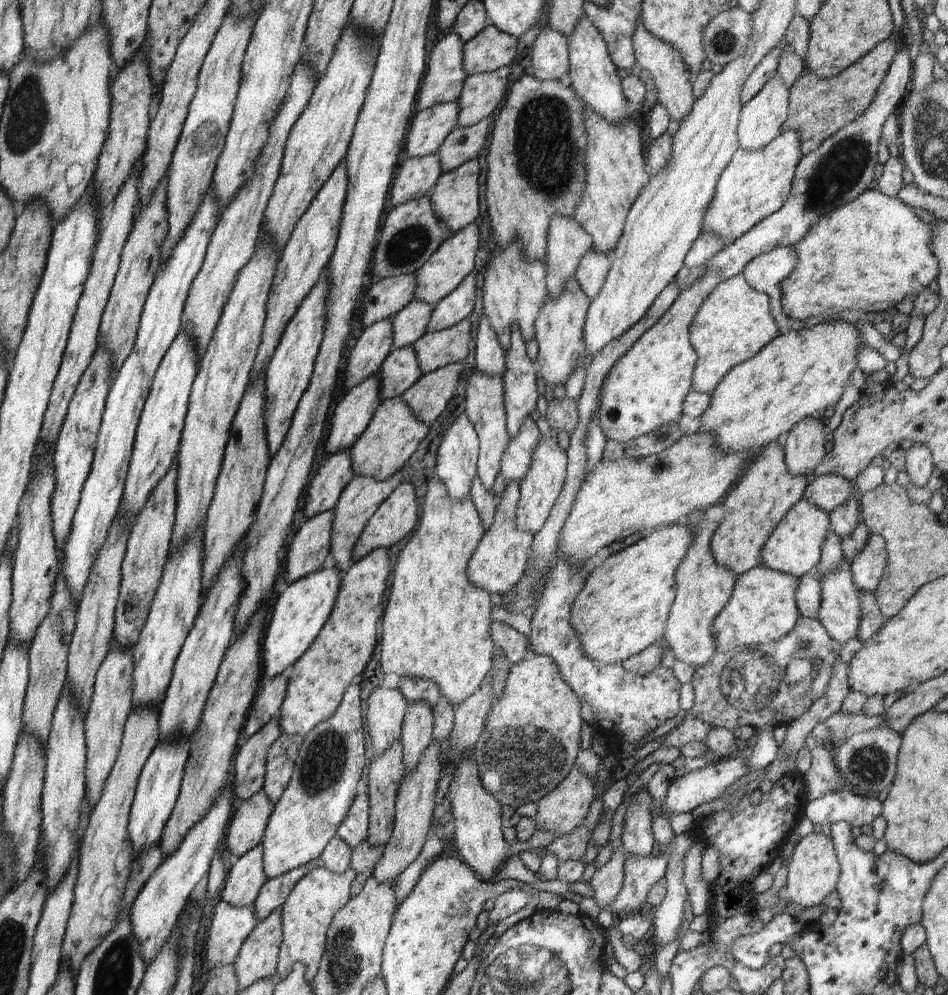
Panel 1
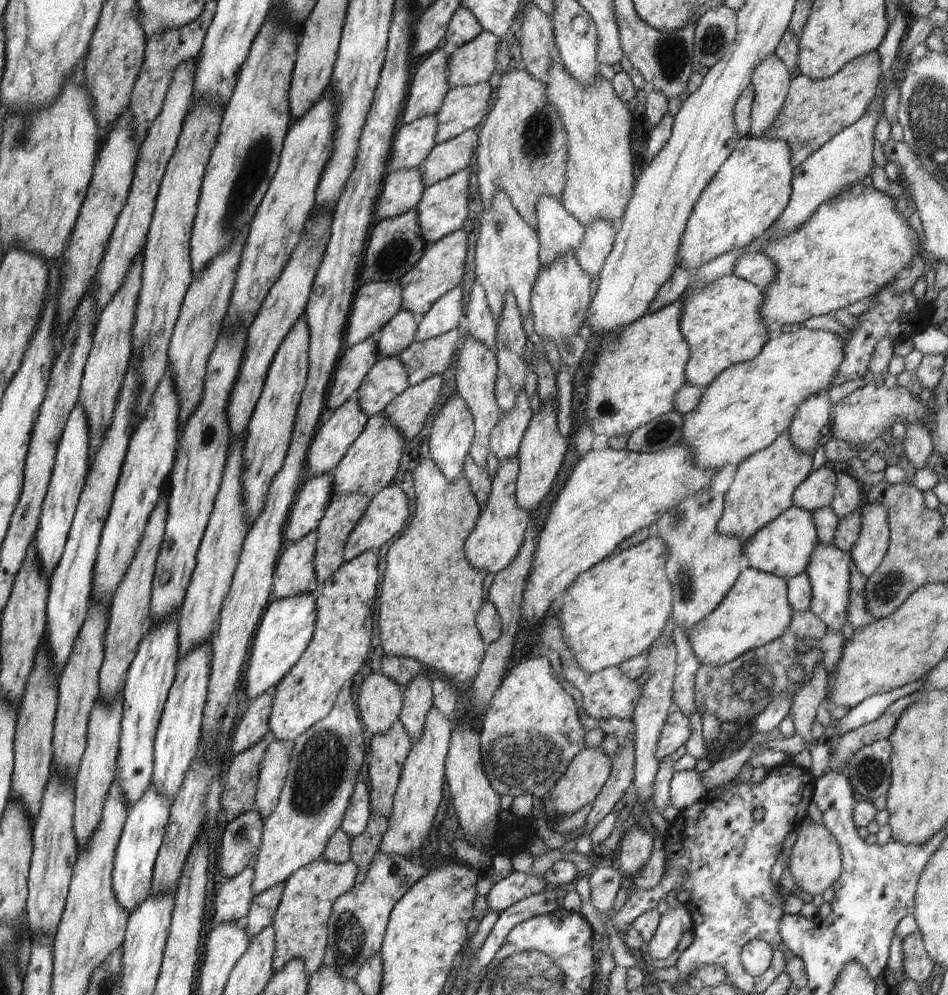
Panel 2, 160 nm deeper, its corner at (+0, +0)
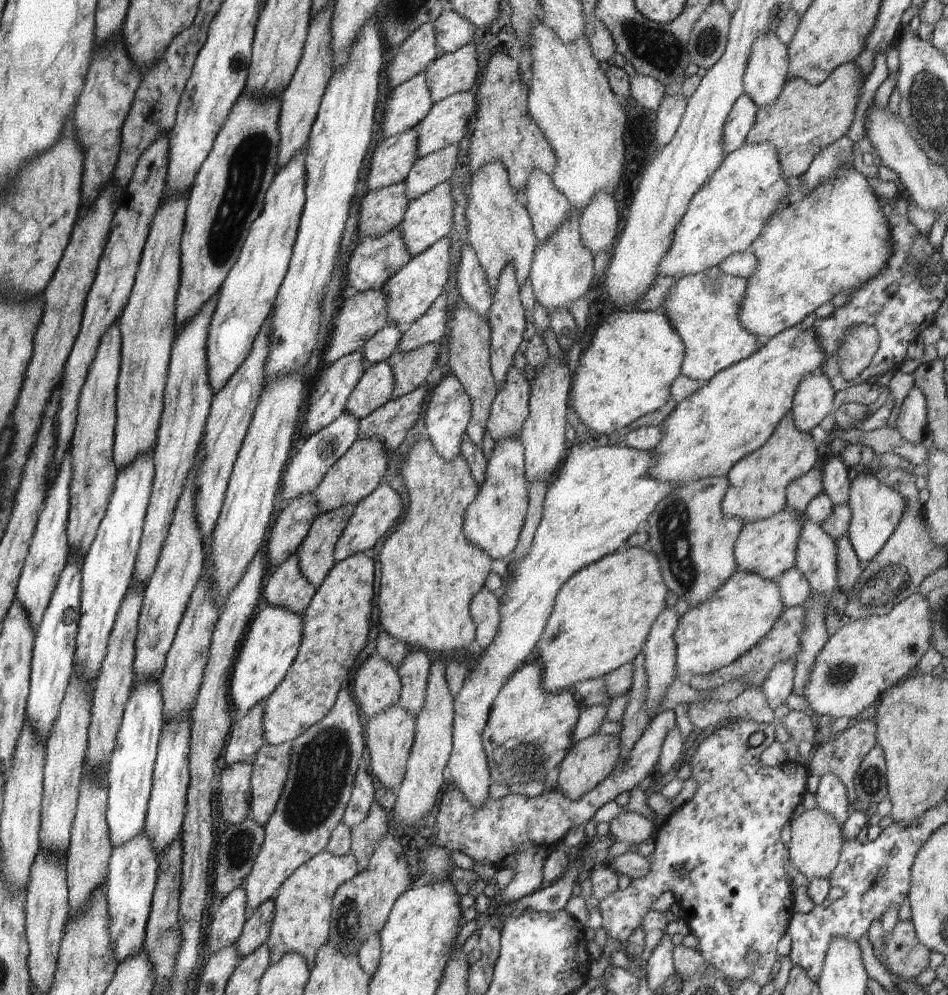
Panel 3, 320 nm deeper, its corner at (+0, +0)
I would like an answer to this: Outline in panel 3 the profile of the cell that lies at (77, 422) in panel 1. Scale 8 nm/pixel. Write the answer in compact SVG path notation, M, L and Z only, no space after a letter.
M68 450L62 459L61 465L58 467L56 478L54 479L54 482L50 486L50 490L48 490L47 496L44 499L44 508L39 514L37 525L35 526L35 531L31 540L31 545L23 569L21 570L15 592L15 600L18 601L22 605L22 608L27 612L29 623L31 624L34 632L38 630L38 627L42 622L44 611L48 608L48 604L50 604L50 599L56 590L56 585L58 584L61 572L66 566L68 560L69 542L66 536L66 525L68 522L69 513L69 486L71 481L71 472L71 454Z

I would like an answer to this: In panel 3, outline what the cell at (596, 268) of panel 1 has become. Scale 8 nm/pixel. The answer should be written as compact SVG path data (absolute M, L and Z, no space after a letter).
M606 191L597 192L597 195L590 199L590 202L586 205L586 208L580 212L579 218L579 231L581 239L586 245L586 248L591 250L593 256L598 252L610 252L612 246L615 244L620 232L621 226L619 225L619 218L617 215L618 206L616 195L607 193Z

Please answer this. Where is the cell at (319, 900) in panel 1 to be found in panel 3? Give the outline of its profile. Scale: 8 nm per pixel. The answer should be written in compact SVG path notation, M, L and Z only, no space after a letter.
M323 850L304 864L301 864L277 890L273 897L275 915L271 922L267 945L271 964L276 964L286 953L304 956L308 968L312 970L316 951L329 940L330 915L336 889L359 873L357 860L352 853L334 856Z

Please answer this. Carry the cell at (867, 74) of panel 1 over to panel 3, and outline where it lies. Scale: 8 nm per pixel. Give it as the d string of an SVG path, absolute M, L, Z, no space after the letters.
M853 62L836 68L818 86L809 85L801 78L790 77L780 96L771 105L757 106L755 121L745 143L770 143L777 150L783 177L789 181L796 180L808 170L821 150L846 135L854 120L862 84L864 78Z

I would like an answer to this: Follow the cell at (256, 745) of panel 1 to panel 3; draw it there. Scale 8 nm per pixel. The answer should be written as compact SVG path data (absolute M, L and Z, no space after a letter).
M246 763L226 766L221 772L220 812L230 825L240 824L250 816L250 781L252 767Z

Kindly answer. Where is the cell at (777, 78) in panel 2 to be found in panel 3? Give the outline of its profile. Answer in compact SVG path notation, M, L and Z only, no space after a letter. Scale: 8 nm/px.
M777 33L757 36L752 45L743 76L745 93L758 107L771 105L780 96L783 86L790 79L787 46L780 42Z

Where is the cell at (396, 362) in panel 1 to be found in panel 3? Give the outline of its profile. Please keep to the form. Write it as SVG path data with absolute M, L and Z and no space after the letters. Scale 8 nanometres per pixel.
M386 361L370 364L348 397L345 410L361 420L392 399L394 389L391 366Z

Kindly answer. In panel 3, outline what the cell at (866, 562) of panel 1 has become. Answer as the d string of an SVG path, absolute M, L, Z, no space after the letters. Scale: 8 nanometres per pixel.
M857 469L853 472L847 505L851 510L851 519L847 537L860 560L872 560L888 542L905 513L905 498L883 482L880 482L873 470Z

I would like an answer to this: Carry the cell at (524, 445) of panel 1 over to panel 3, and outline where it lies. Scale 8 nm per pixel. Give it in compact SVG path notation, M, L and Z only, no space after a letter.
M508 367L506 380L498 387L486 423L494 440L518 437L529 413L530 381L520 369Z

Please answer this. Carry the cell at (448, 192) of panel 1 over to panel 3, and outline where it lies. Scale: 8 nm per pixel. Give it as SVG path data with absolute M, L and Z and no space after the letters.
M446 181L437 184L424 196L419 196L408 203L402 222L399 225L401 226L404 246L411 257L418 256L440 239L449 236L453 227L453 210L456 196L457 192Z

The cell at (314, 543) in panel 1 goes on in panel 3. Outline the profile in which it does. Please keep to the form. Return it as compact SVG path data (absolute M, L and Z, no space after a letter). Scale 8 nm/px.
M294 553L266 577L263 594L268 605L302 614L316 591L301 573L298 555Z

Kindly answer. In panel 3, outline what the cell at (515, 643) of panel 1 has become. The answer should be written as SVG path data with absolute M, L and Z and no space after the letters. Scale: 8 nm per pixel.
M482 587L472 597L469 611L476 625L475 644L479 649L485 649L494 640L499 629L499 593Z

